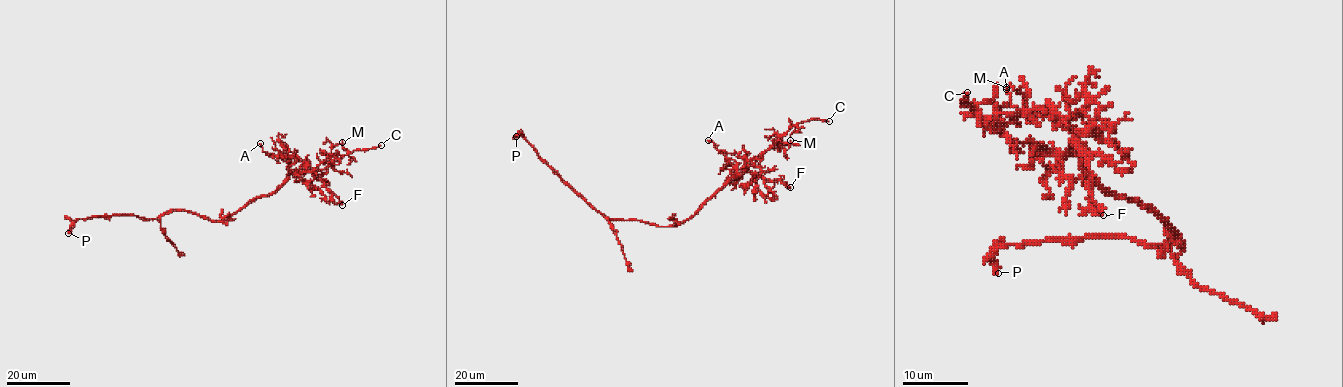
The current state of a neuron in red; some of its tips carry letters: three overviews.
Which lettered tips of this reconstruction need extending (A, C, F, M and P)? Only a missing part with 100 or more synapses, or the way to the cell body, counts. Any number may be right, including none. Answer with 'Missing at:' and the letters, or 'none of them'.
Missing at: C

